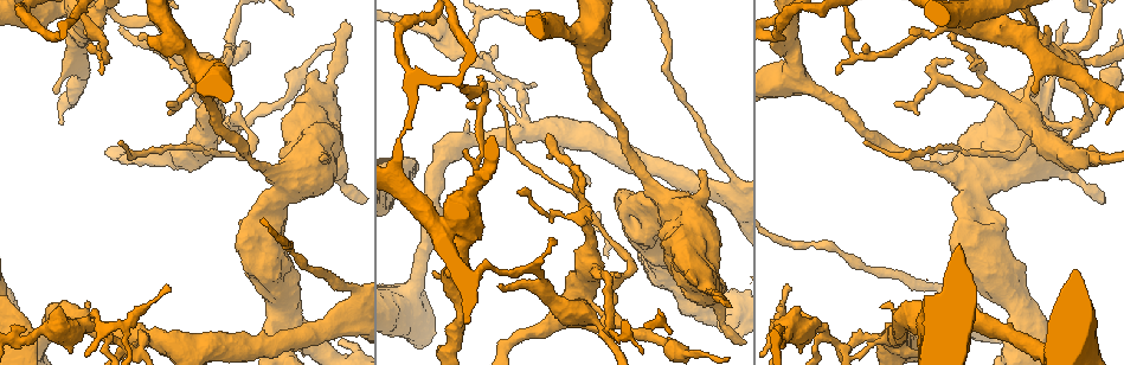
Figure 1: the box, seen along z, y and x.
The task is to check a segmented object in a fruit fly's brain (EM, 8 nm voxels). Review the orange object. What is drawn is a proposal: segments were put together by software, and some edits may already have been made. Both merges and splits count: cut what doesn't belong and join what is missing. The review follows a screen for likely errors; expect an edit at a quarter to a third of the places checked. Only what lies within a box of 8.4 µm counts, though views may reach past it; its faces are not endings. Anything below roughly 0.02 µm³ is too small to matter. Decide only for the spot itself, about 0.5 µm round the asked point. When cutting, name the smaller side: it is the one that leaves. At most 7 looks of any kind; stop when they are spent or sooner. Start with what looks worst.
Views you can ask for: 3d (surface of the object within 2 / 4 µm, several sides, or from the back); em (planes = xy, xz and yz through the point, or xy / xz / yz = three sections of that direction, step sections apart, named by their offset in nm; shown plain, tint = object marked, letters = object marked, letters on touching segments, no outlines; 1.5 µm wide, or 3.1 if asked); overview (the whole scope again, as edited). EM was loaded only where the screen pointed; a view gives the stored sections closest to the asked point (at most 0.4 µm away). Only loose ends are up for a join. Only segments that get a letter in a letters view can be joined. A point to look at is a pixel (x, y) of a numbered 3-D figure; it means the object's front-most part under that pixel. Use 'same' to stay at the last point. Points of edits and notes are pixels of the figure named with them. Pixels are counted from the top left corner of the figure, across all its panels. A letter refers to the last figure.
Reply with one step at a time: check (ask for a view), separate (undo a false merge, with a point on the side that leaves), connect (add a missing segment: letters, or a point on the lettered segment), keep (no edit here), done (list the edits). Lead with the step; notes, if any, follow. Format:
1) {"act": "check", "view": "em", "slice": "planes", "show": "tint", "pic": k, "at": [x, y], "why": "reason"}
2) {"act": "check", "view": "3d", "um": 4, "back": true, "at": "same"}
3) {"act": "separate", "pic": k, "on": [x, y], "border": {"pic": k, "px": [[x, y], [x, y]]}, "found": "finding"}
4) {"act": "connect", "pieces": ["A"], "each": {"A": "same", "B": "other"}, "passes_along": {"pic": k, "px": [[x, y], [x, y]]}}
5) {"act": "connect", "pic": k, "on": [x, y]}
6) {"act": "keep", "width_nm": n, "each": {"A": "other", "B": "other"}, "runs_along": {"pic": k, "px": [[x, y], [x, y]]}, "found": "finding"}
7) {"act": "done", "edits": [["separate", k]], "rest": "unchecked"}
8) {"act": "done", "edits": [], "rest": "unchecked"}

{"act": "check", "view": "3d", "um": 4, "pic": 1, "at": [1063, 22], "why": "an open end"}

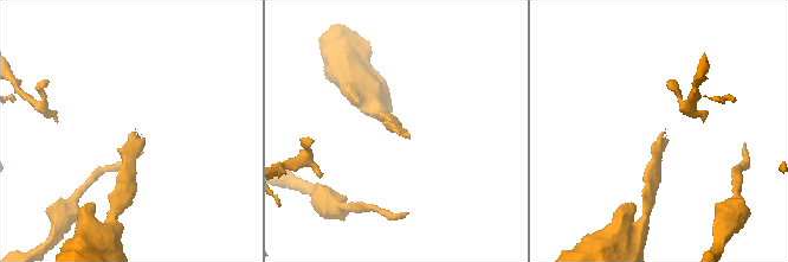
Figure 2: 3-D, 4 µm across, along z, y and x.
{"act": "check", "view": "em", "slice": "planes", "show": "letters", "pic": 2, "at": [662, 133]}

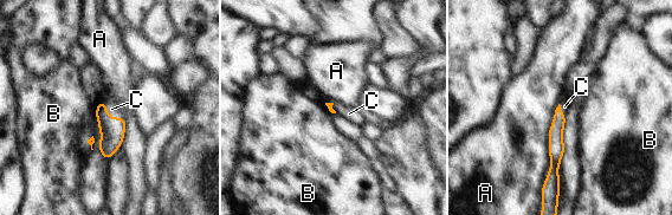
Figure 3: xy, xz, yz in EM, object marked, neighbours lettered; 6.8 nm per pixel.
{"act": "connect", "pieces": ["C"], "each": {"A": "other", "B": "other", "C": "same"}, "passes_along": {"pic": 3, "px": [[112, 130], [108, 113], [111, 109]]}, "found": "it goes on there"}

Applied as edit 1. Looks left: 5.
{"act": "check", "view": "overview", "why": "redraw"}

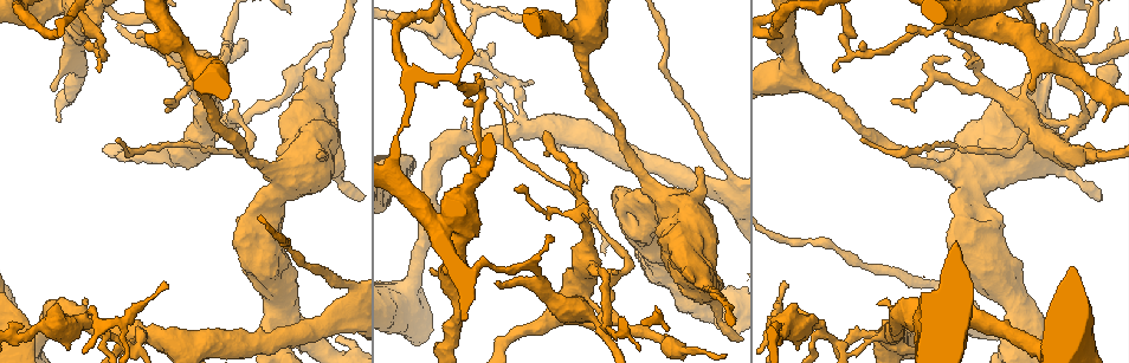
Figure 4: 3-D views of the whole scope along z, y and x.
{"act": "check", "view": "3d", "um": 2, "pic": 4, "at": [1037, 36], "why": "a fork"}

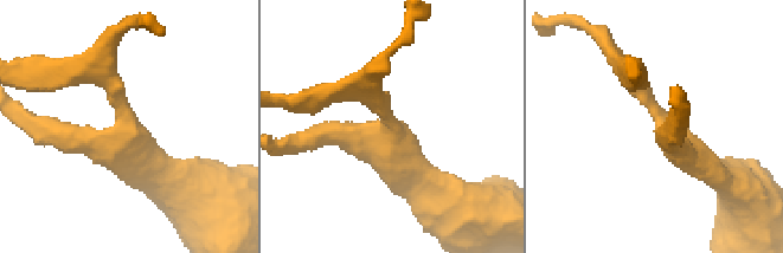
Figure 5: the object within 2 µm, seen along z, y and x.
{"act": "check", "view": "em", "slice": "yz", "step": 8, "show": "letters", "pic": 5, "at": [123, 122], "why": "now the EM"}

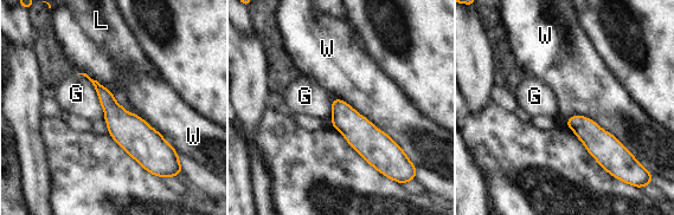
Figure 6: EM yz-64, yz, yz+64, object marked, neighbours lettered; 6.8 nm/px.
{"act": "keep", "each": {"G": "other", "L": "other", "W": "other"}, "runs_along": {"pic": 6, "px": [[96, 85], [152, 152], [154, 168]]}, "found": "one neuron here"}

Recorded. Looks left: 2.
{"act": "check", "view": "3d", "um": 2, "pic": 4, "at": [553, 23], "why": "a fork"}

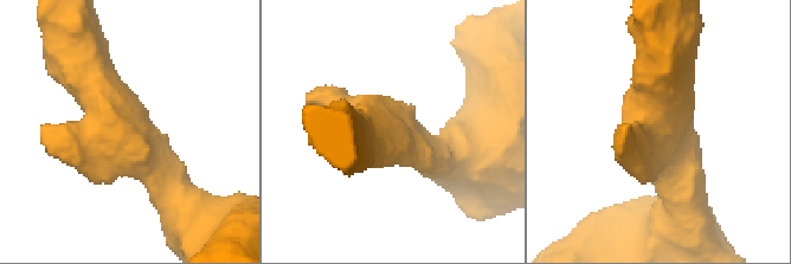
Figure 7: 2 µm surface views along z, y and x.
{"act": "check", "view": "em", "slice": "planes", "show": "letters", "pic": 7, "at": [659, 128]}

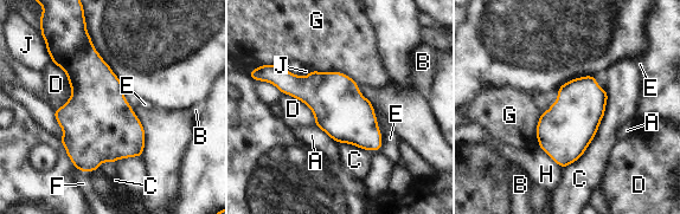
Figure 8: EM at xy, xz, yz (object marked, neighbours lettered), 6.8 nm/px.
{"act": "keep", "longest_contact_nm": ["C", 600], "each": {"A": "other", "B": "other", "C": "other", "D": "other", "E": "other", "F": "other", "G": "other", "H": "other", "J": "other"}, "border": {"pic": 8, "px": [[281, 92], [302, 101], [315, 124]]}, "found": "all the same neuron"}

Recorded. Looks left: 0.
{"act": "done", "edits": [["connect", 3]], "rest": "unchecked"}

